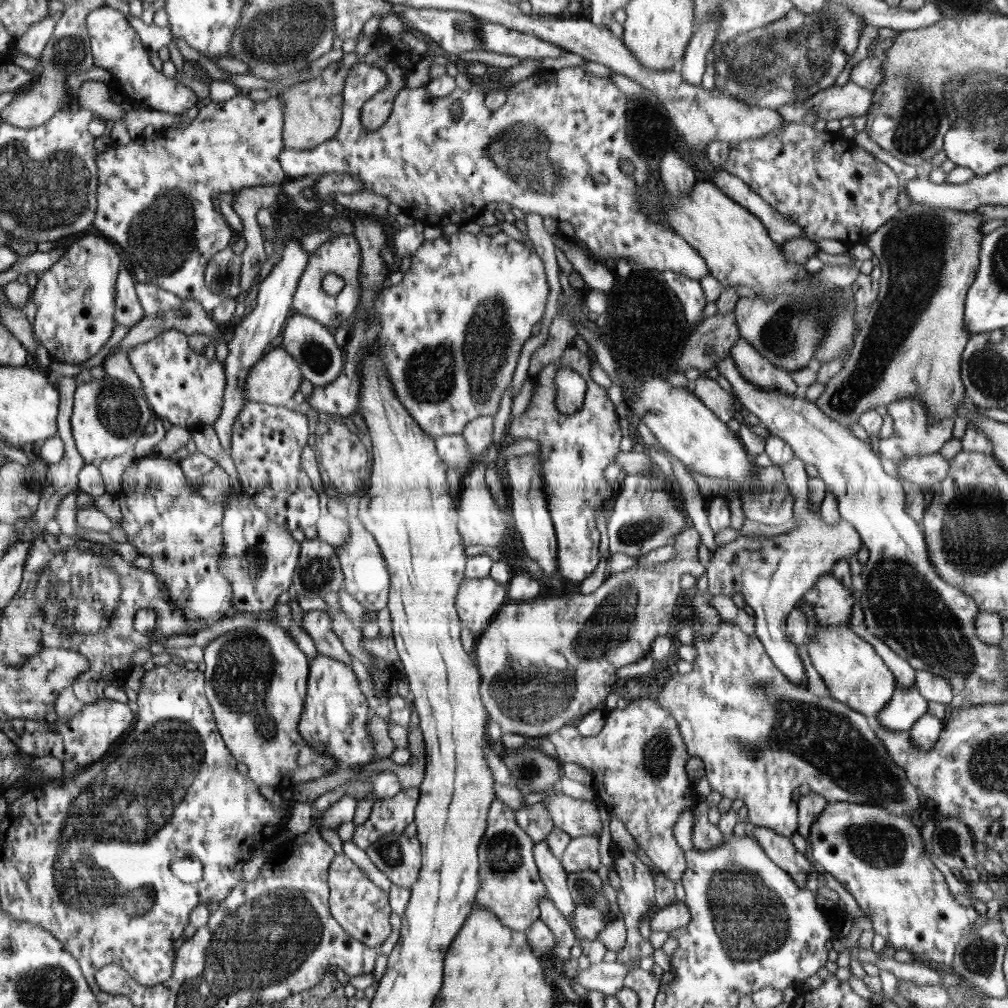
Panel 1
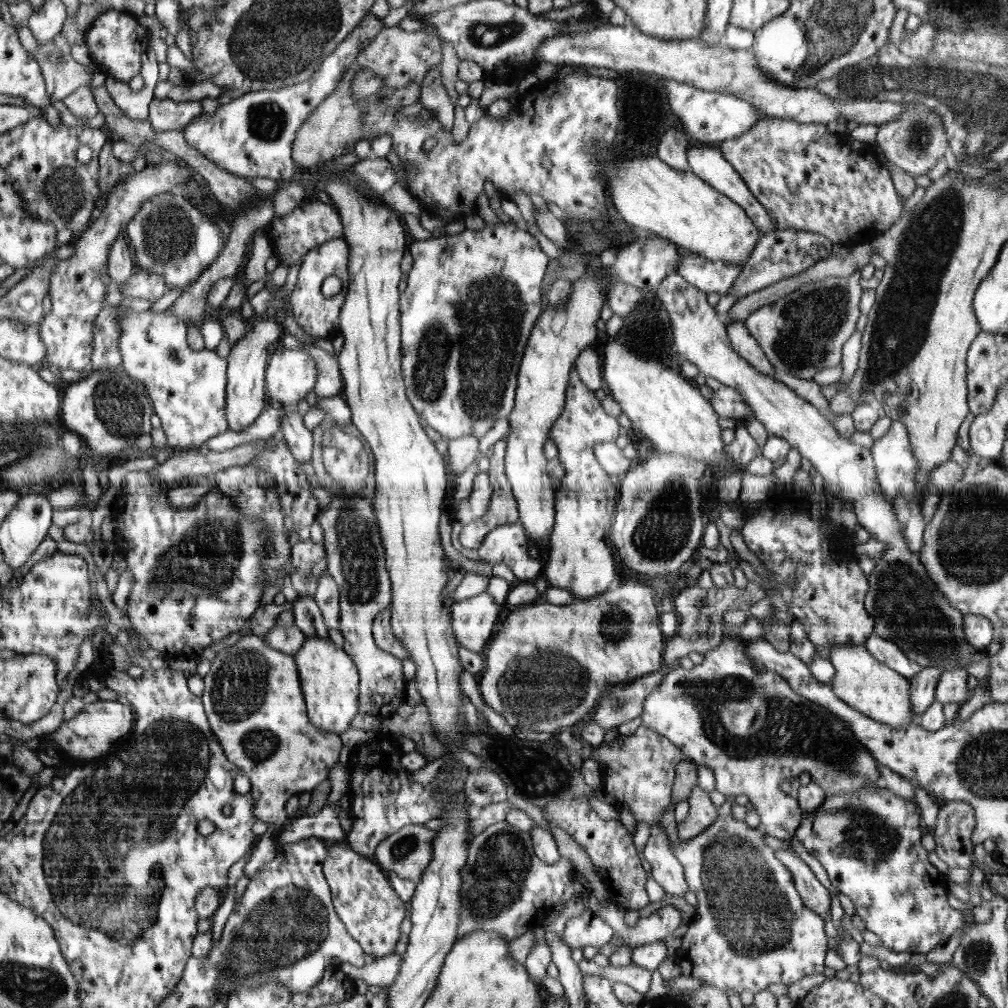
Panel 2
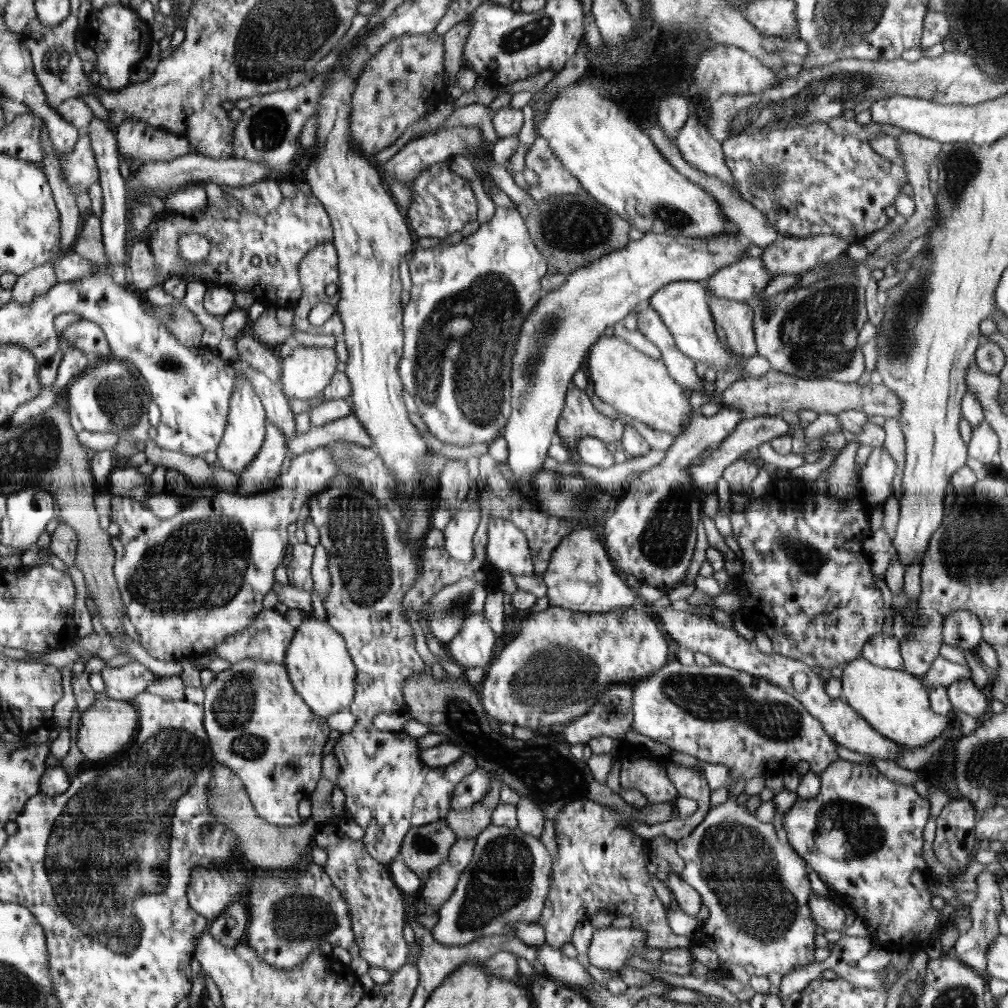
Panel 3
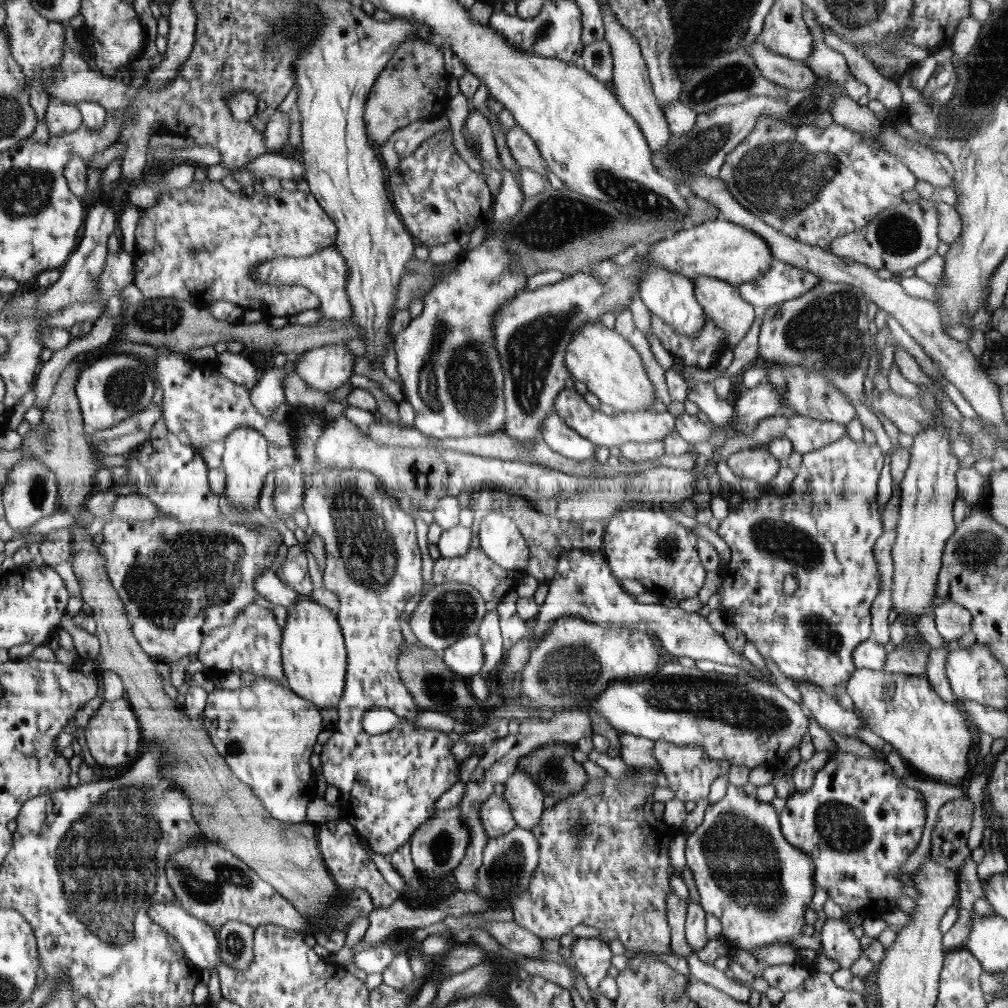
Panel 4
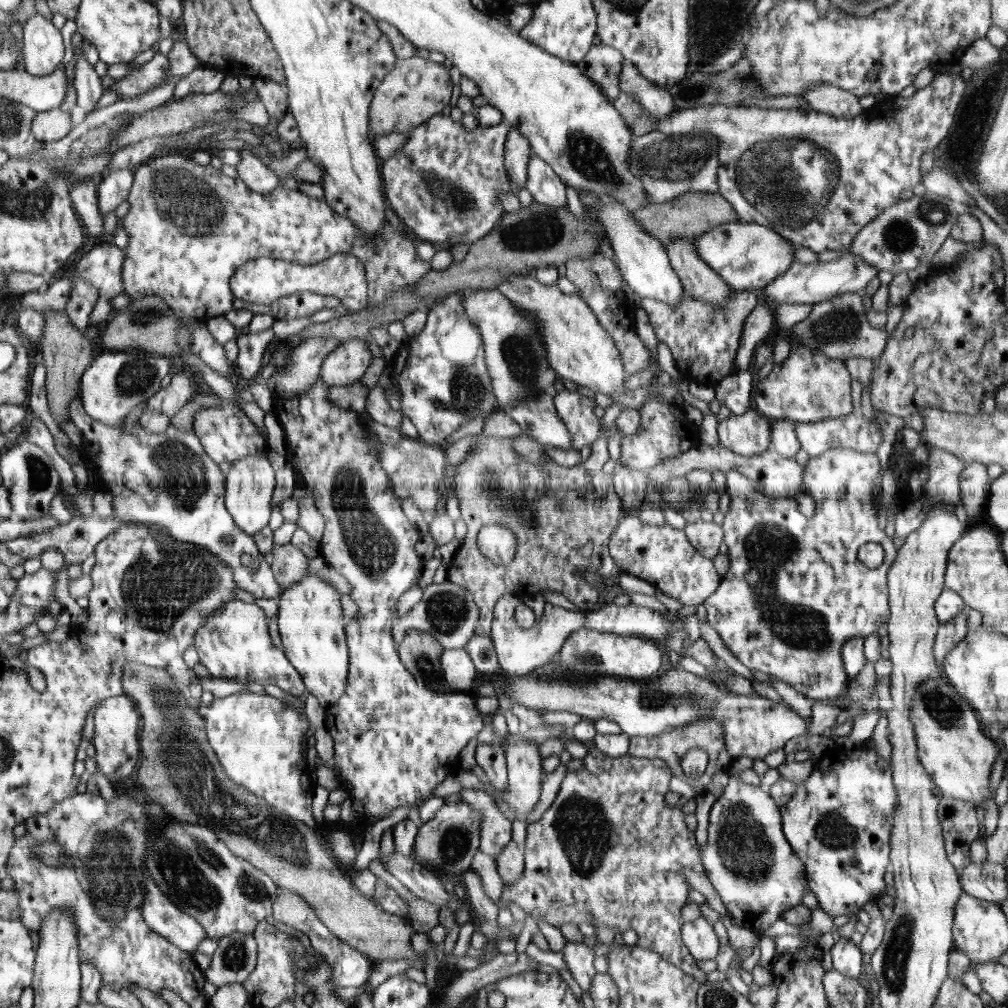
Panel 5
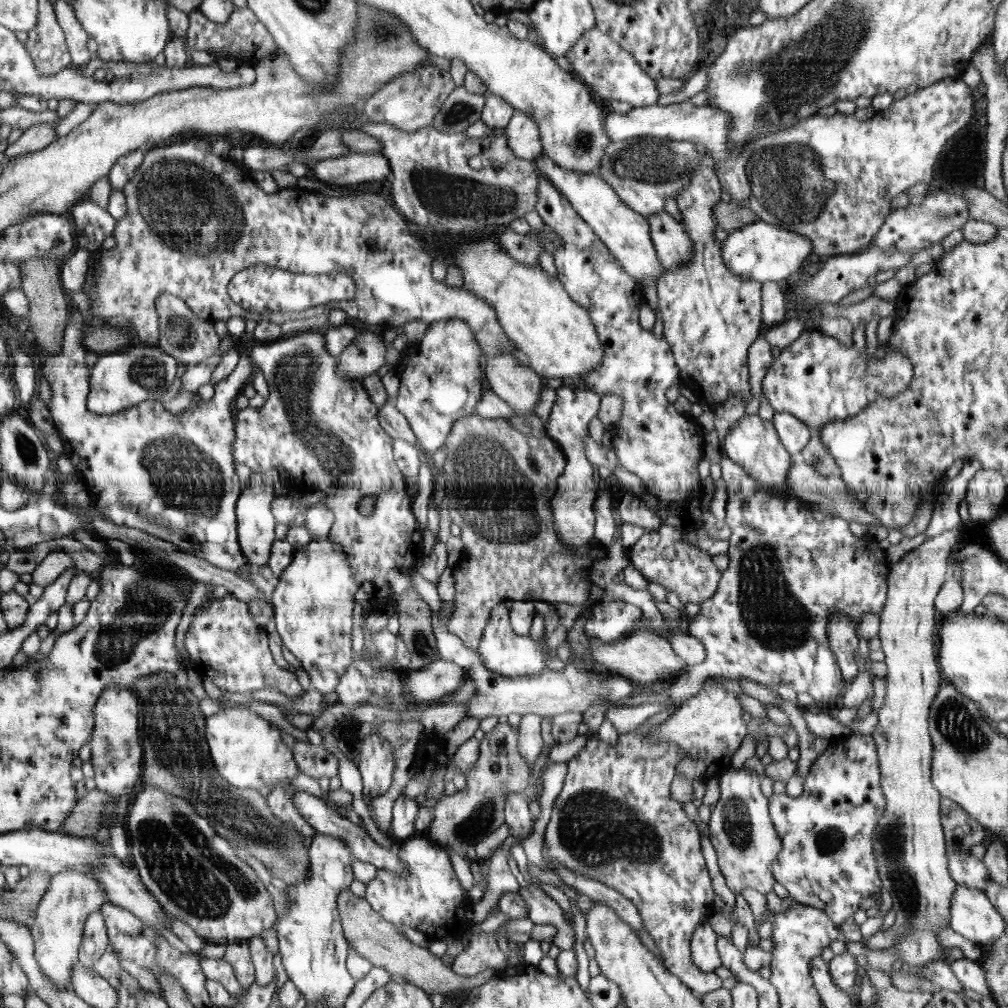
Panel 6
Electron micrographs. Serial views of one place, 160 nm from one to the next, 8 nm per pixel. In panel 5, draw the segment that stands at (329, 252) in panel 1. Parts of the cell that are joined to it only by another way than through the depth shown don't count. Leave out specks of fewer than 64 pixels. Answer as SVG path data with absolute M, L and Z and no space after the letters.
M336 254L335 257L314 266L261 257L239 267L235 277L231 279L231 289L236 297L258 305L270 305L282 296L306 290L325 297L339 298L340 304L353 312L364 311L370 301L364 264L352 254Z

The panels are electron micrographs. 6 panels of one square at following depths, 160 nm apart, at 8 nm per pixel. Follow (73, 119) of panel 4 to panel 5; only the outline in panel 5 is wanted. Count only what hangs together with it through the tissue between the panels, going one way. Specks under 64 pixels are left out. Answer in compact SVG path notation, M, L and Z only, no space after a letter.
M60 107L39 112L30 124L30 130L38 142L62 140L72 131L72 116Z

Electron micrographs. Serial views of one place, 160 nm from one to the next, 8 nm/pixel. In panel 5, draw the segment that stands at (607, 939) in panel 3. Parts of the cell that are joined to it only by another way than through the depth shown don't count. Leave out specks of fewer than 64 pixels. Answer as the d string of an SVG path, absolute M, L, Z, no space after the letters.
M567 942L563 948L563 954L570 974L581 986L581 990L589 990L596 974L595 952L583 942Z

